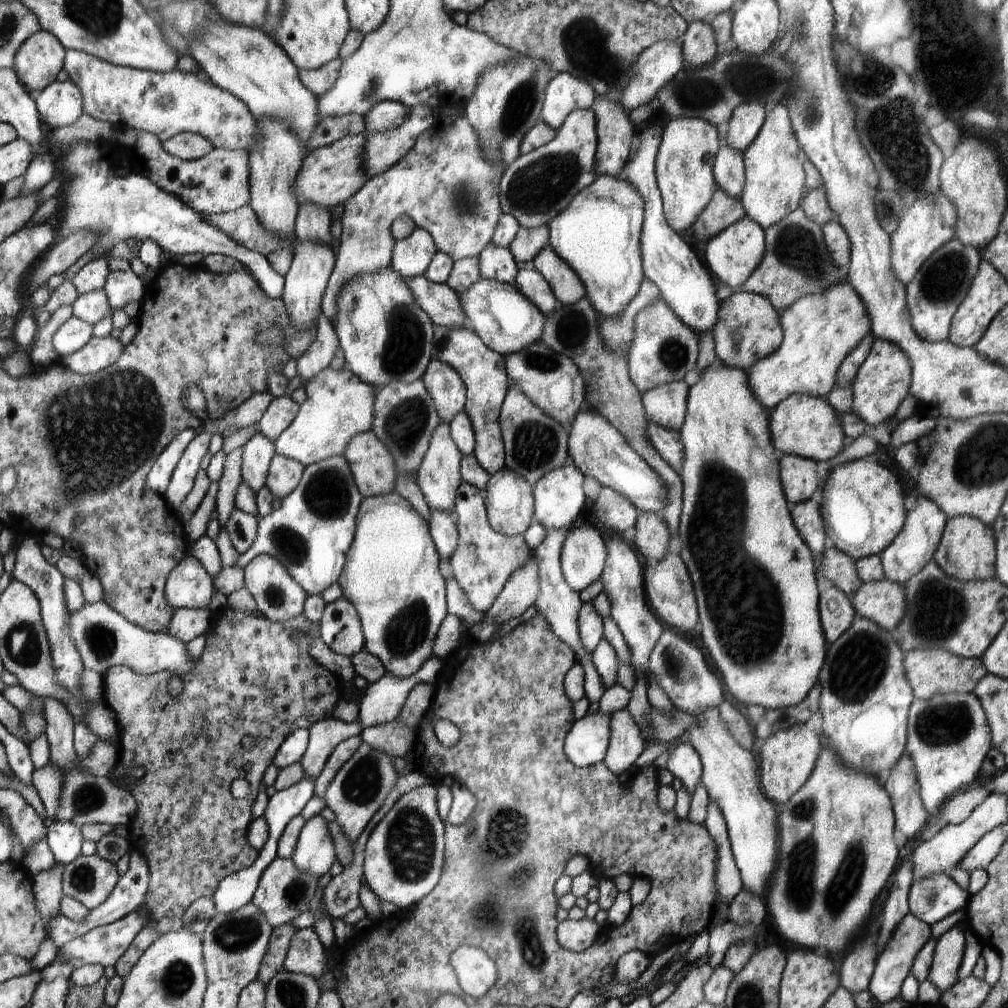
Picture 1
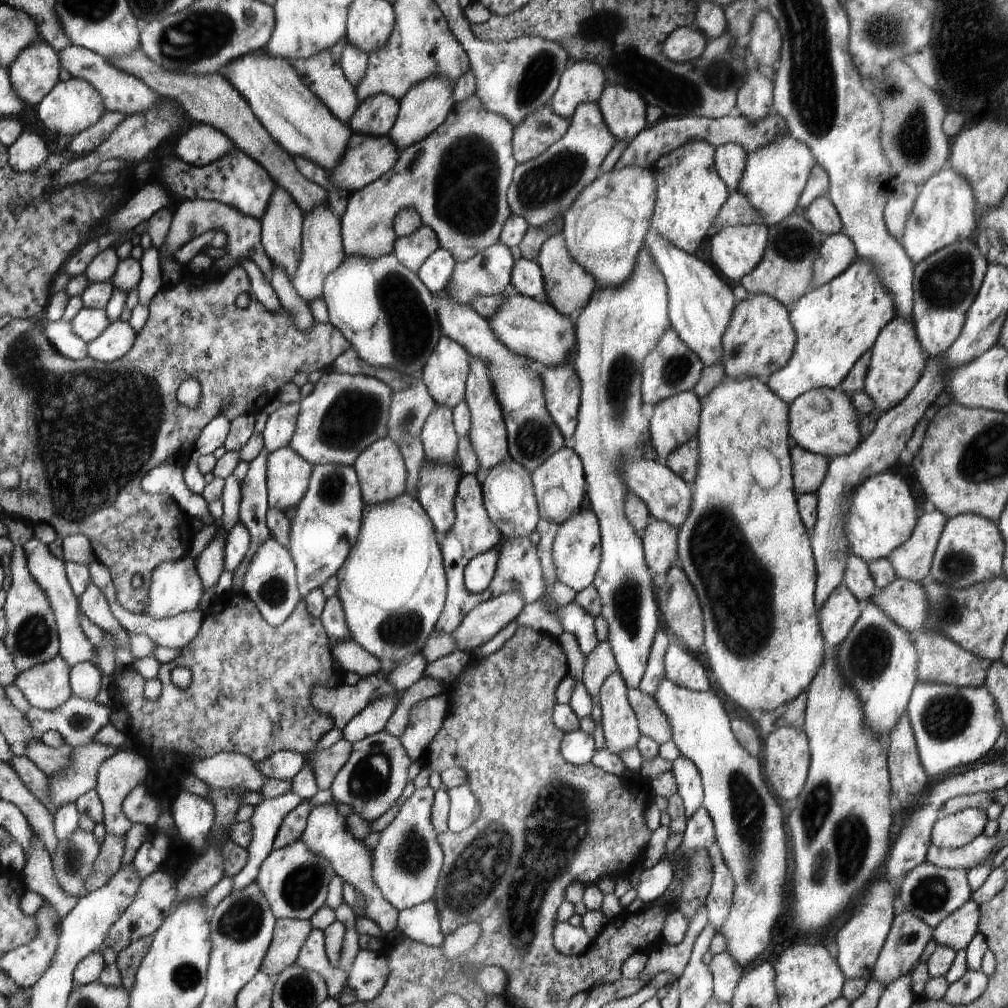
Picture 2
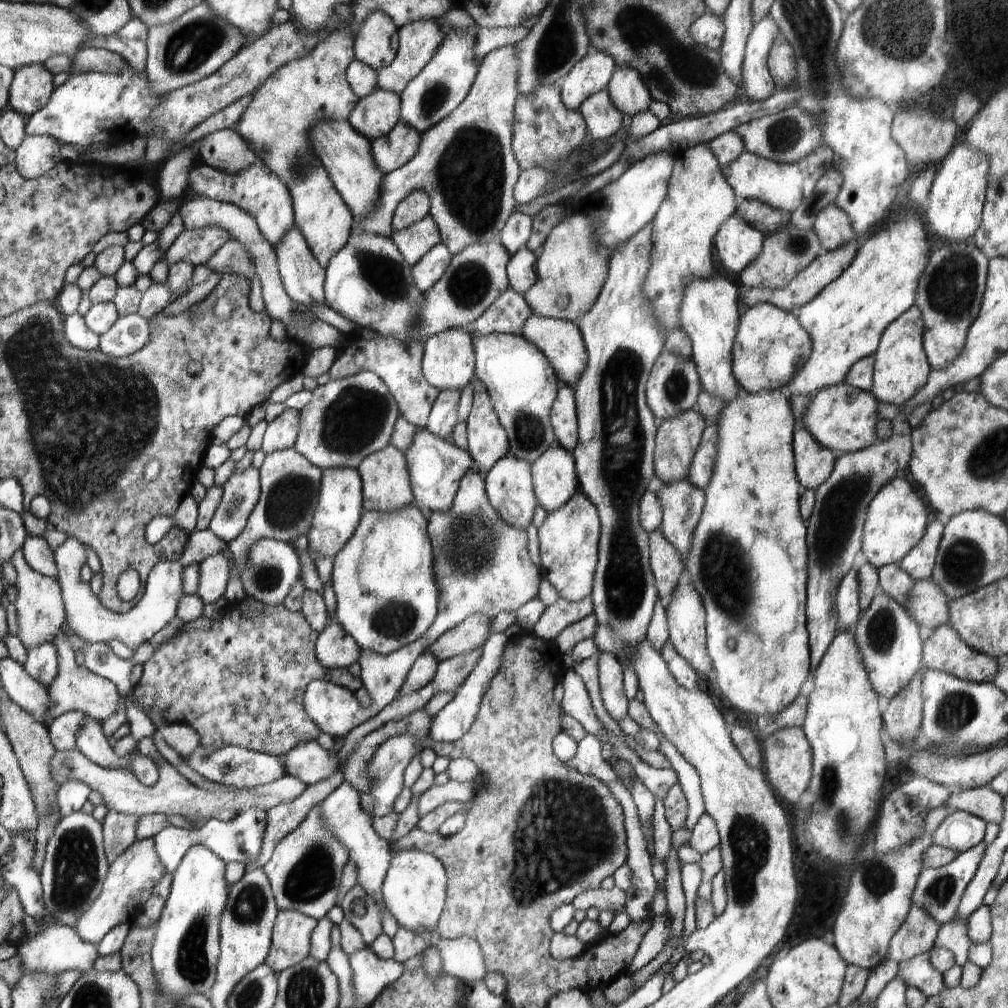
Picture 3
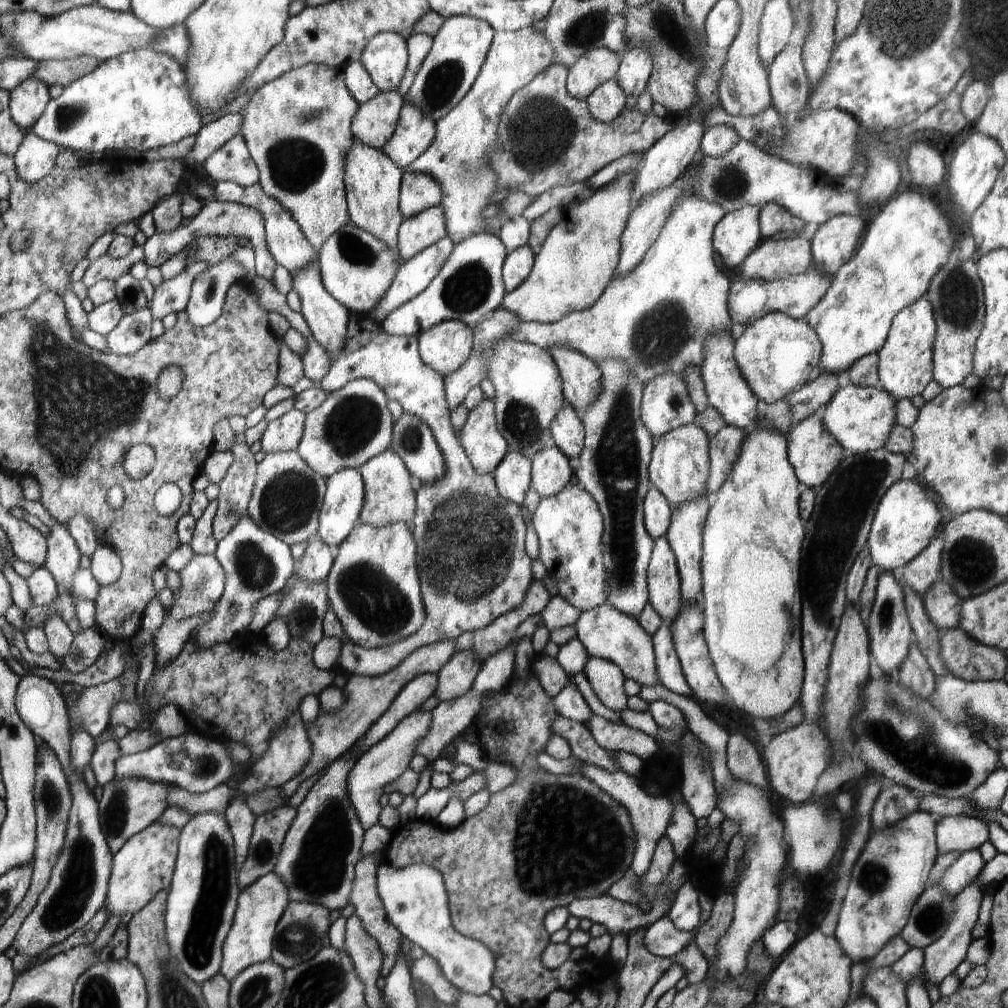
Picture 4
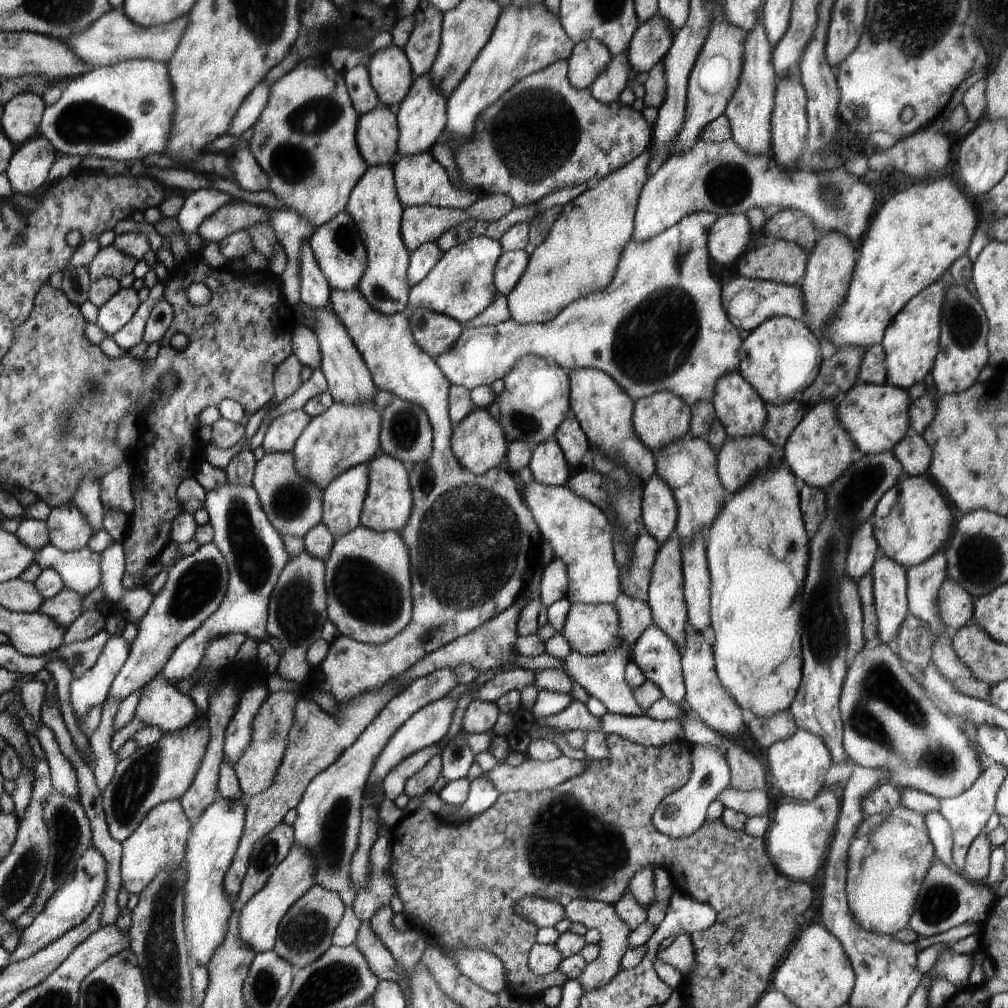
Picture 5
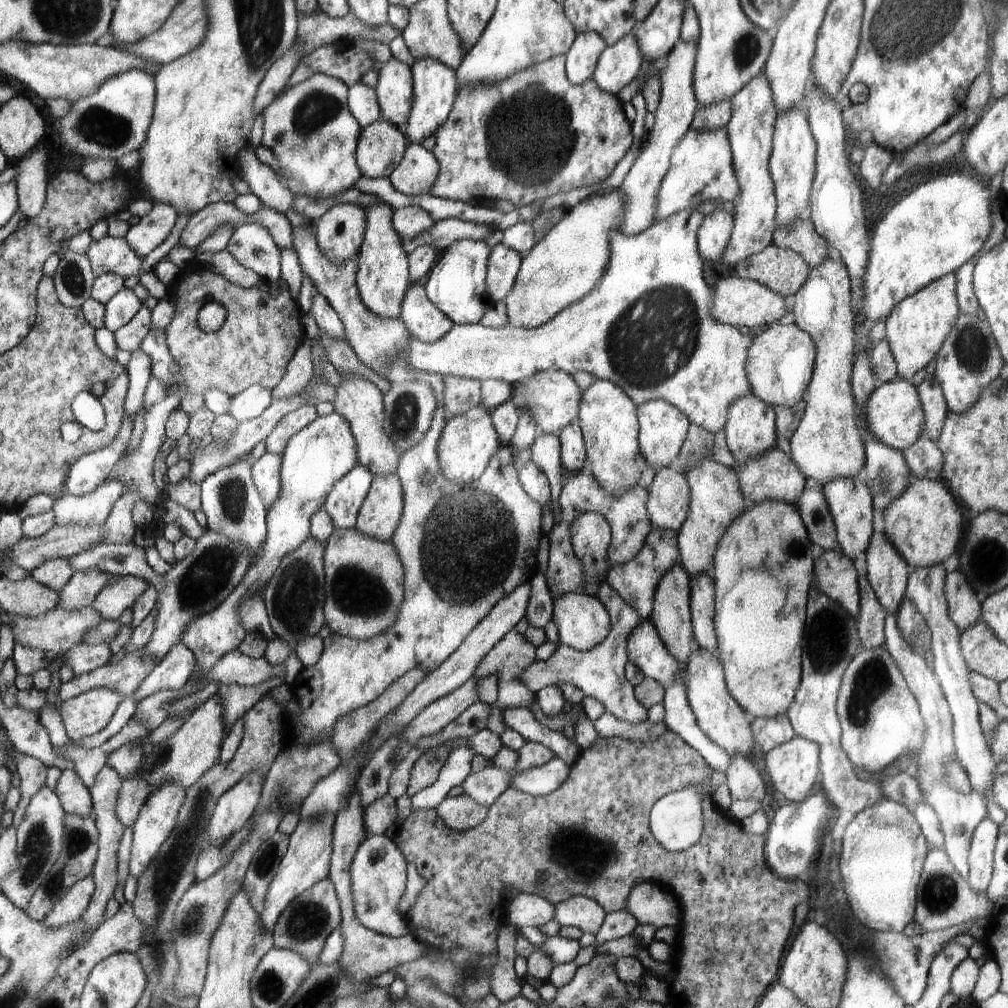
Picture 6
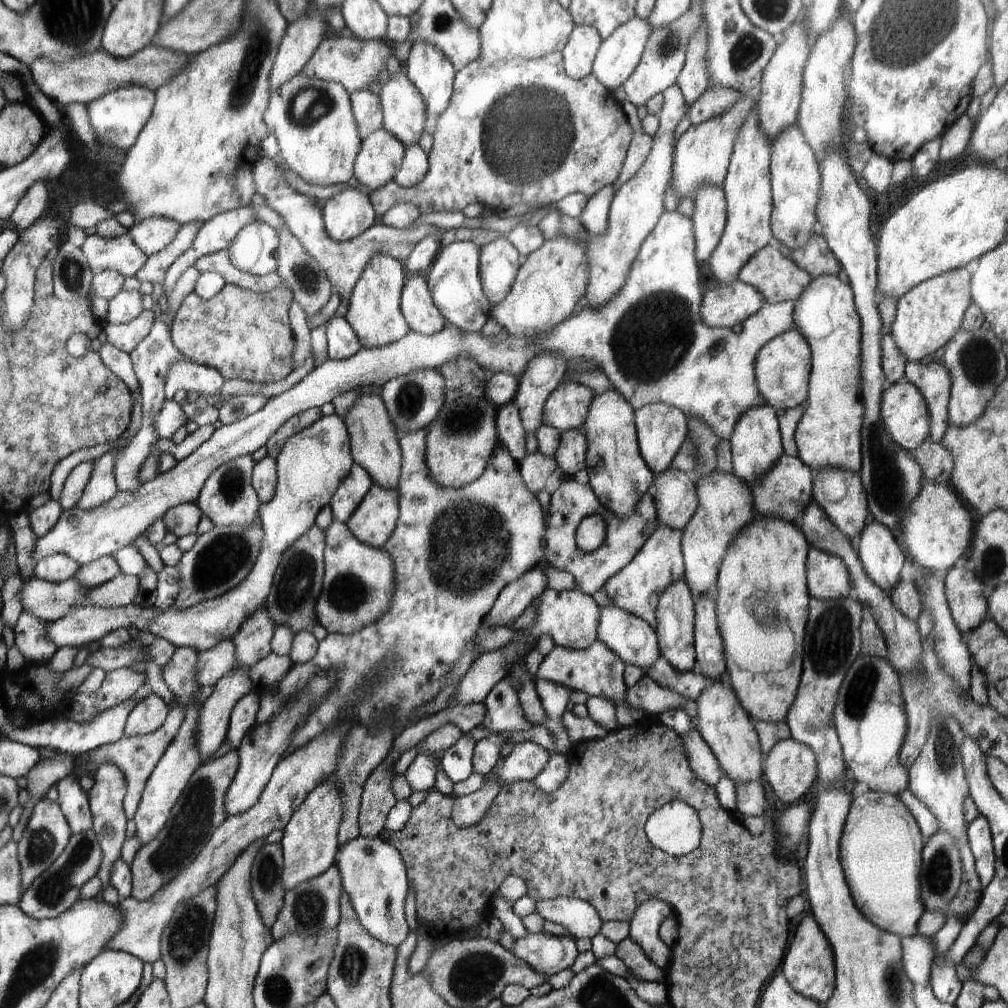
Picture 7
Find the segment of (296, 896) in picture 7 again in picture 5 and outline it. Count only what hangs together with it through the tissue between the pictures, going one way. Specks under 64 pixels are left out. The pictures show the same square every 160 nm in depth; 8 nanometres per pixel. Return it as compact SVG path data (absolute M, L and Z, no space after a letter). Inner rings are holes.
M317 884L296 900L278 926L278 936L273 952L292 964L296 972L318 961L332 945L333 933L345 912L345 906L336 892L326 890Z

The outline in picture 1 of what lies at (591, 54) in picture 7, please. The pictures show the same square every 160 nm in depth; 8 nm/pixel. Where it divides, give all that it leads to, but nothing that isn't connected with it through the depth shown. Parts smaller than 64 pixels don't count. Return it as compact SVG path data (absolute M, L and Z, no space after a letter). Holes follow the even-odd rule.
M557 73L545 88L543 121L557 131L573 110L593 108L597 98L589 82L568 73Z

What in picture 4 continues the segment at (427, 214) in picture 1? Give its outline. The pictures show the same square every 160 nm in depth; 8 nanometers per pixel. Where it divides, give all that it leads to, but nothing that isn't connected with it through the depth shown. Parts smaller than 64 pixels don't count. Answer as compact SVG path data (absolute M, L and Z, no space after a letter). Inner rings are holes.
M533 27L515 31L495 31L477 80L465 98L436 122L433 144L405 171L436 177L443 186L441 204L449 223L448 236L454 244L481 233L489 220L484 216L488 196L498 189L501 179L495 158L500 152L500 116L517 90L522 90L554 60L553 43Z

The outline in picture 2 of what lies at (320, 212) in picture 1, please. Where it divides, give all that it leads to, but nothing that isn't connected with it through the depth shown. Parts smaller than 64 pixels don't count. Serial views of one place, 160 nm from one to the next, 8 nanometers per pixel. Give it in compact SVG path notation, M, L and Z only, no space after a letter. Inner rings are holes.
M140 48L122 57L108 57L107 61L111 62L118 70L142 80L150 90L160 97L168 97L177 101L188 114L190 123L206 123L217 127L218 130L233 139L236 148L244 151L265 167L274 182L291 194L304 213L309 213L320 203L328 202L326 189L306 179L300 173L291 155L270 136L270 133L250 108L249 102L232 83L224 78L223 73L206 76L171 73L160 65L154 64Z

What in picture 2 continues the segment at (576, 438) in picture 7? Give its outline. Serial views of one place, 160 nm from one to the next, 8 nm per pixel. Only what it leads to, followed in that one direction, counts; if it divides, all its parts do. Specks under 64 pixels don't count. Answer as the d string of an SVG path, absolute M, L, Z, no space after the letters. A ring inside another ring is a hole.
M568 364L543 367L541 377L549 413L564 435L566 444L574 448L580 417L581 379L574 367Z

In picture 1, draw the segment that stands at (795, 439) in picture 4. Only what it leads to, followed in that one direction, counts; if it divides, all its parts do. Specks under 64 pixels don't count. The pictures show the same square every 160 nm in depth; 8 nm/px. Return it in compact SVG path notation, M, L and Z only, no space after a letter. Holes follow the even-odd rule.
M782 455L779 477L790 506L815 498L822 482L816 473L816 461L796 455Z

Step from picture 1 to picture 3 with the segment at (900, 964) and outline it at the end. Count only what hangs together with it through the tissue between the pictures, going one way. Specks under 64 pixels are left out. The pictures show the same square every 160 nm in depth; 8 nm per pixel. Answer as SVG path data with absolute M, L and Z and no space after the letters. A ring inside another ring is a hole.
M912 904L906 920L889 942L888 958L904 962L913 956L930 953L941 926L926 909Z

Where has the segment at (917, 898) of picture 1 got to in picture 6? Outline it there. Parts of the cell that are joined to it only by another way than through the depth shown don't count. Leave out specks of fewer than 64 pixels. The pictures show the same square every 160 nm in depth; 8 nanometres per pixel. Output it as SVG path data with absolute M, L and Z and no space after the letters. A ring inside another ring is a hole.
M986 817L974 829L969 848L968 884L975 895L986 894L993 873L993 852L999 835L997 824Z

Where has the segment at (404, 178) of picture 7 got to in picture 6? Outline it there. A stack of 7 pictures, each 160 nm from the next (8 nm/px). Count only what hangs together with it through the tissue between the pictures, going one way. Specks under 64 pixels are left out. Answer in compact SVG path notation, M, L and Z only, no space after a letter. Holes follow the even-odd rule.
M408 141L404 160L389 176L395 190L402 194L421 195L428 192L436 180L439 164L432 151L422 147L420 143Z

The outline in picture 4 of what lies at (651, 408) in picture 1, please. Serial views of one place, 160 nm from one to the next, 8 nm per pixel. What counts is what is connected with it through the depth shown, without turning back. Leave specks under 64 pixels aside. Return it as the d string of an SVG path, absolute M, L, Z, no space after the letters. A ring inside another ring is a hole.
M692 423L679 426L659 437L650 465L650 480L666 497L672 508L677 509L679 505L692 502L706 493L711 468L708 434L702 427Z

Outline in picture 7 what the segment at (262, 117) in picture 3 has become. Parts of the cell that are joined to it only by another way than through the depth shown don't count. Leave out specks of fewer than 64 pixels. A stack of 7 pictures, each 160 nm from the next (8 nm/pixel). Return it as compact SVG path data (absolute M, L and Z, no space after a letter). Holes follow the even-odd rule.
M304 71L296 74L296 76L284 82L284 84L280 85L278 88L272 88L272 97L265 112L265 123L266 126L269 127L271 134L277 140L279 146L278 159L283 162L288 170L295 172L300 176L300 178L302 178L302 180L310 184L314 183L322 186L328 186L331 184L344 184L344 182L348 182L350 178L354 176L353 165L356 164L357 154L361 150L362 141L352 106L352 96L349 94L349 91L345 89L345 86L342 86L340 83L335 83L334 81L325 81L319 78L312 78Z

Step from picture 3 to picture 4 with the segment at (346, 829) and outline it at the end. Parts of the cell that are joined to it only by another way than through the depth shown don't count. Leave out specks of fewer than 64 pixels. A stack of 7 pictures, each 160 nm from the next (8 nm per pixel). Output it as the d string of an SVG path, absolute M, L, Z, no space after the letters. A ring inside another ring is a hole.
M418 709L402 720L388 737L371 746L357 758L353 769L349 772L349 795L354 810L357 811L357 817L366 830L378 823L378 816L383 808L379 800L384 793L384 786L396 781L409 768L409 762L416 754L417 746L429 732L432 724L433 714L425 709Z

